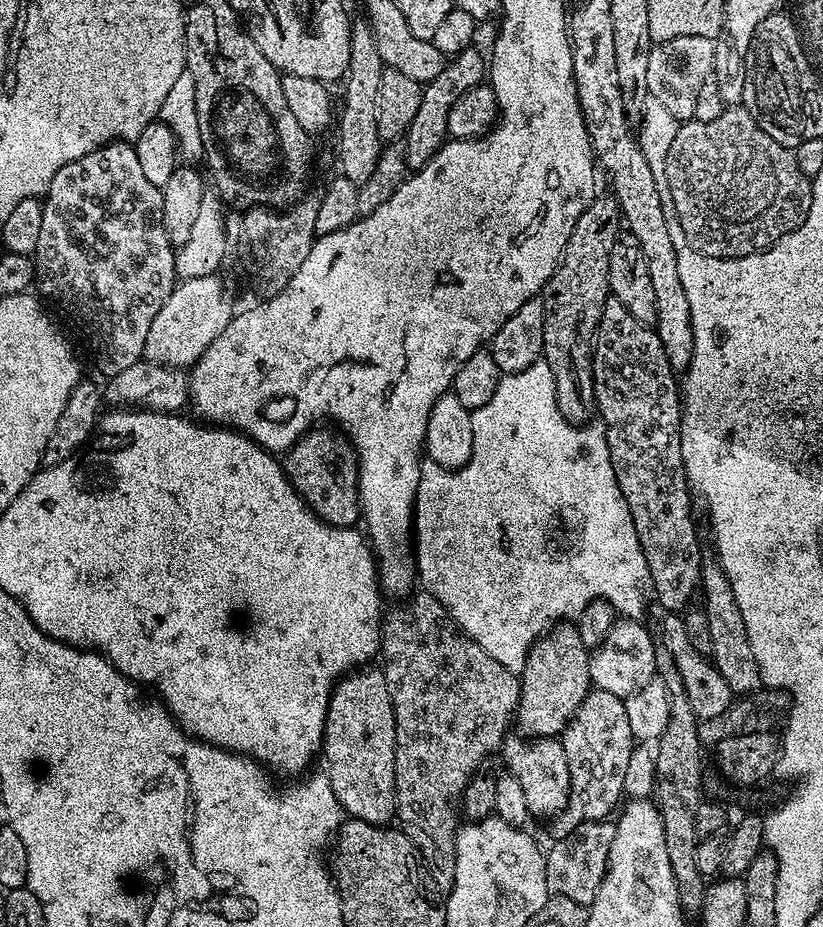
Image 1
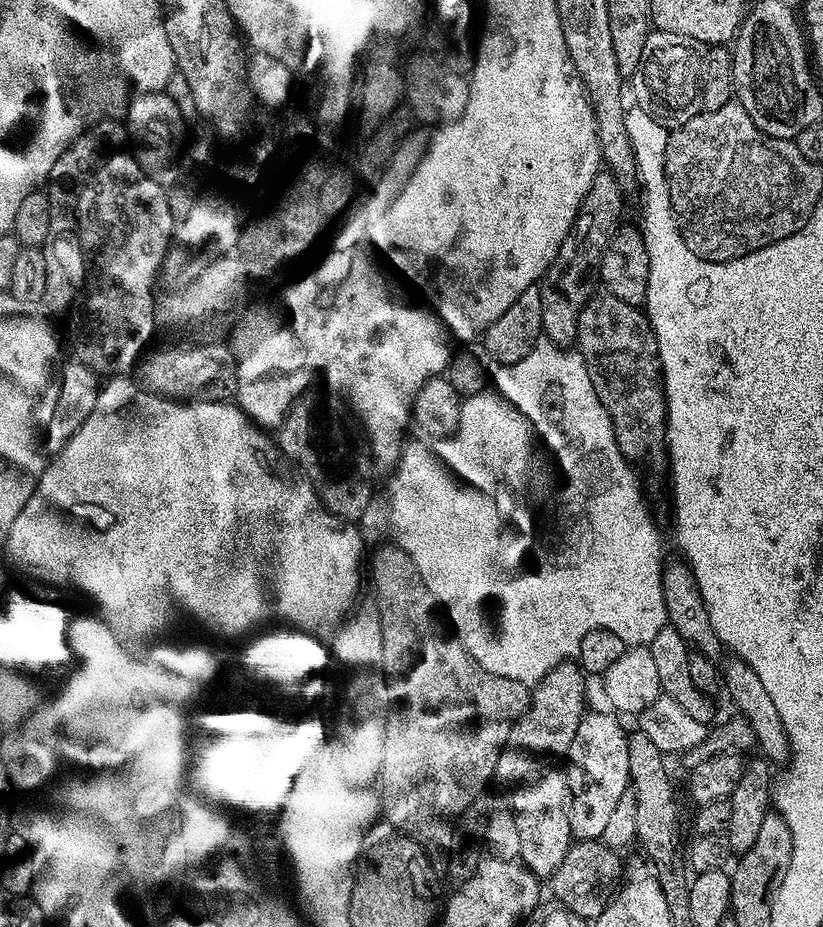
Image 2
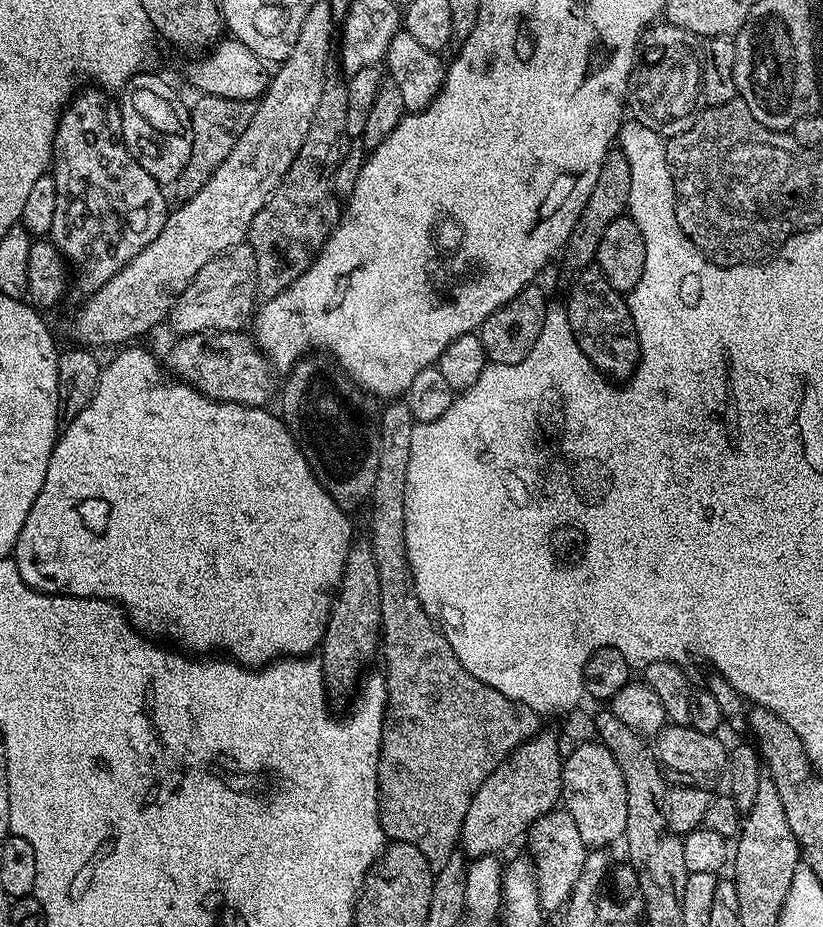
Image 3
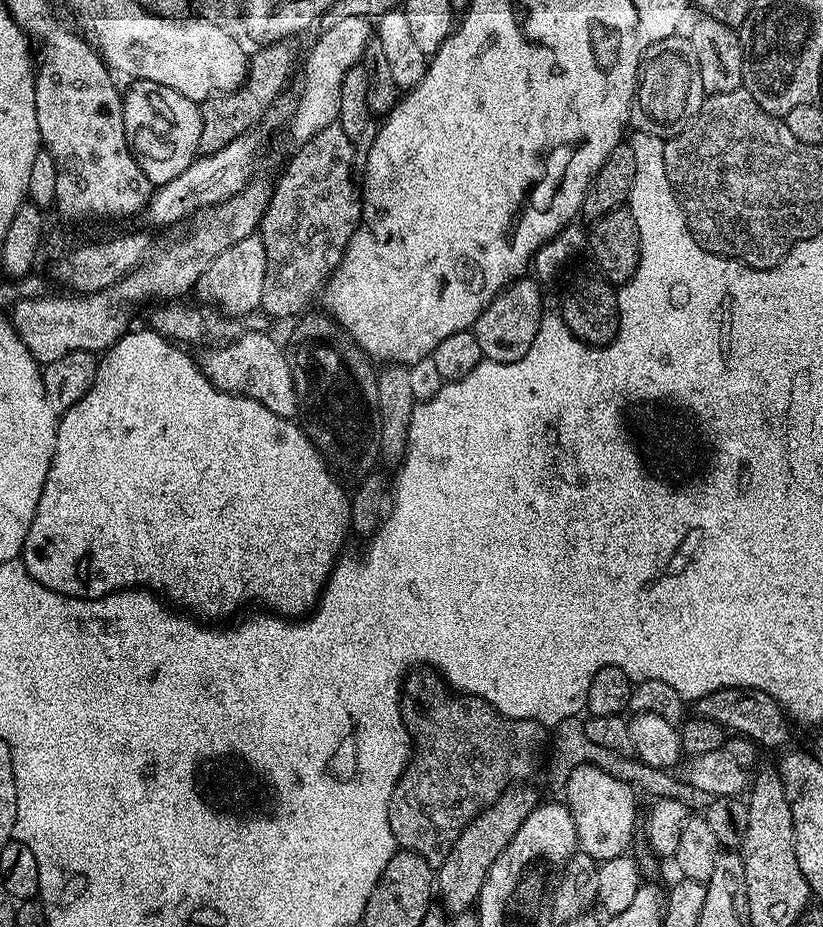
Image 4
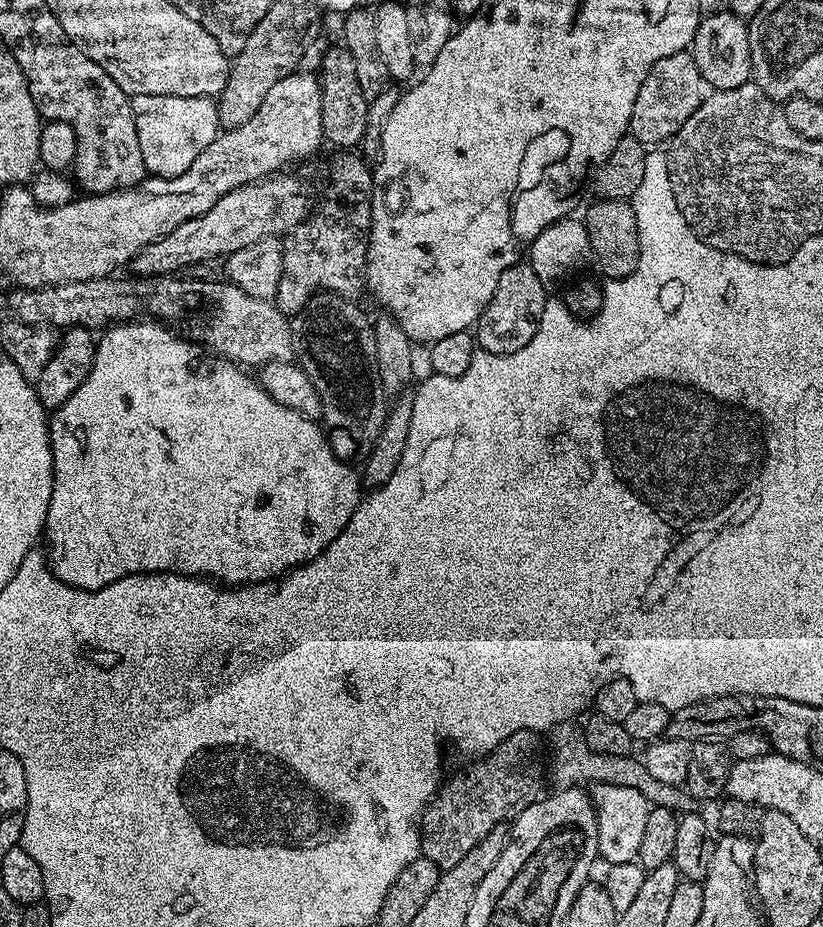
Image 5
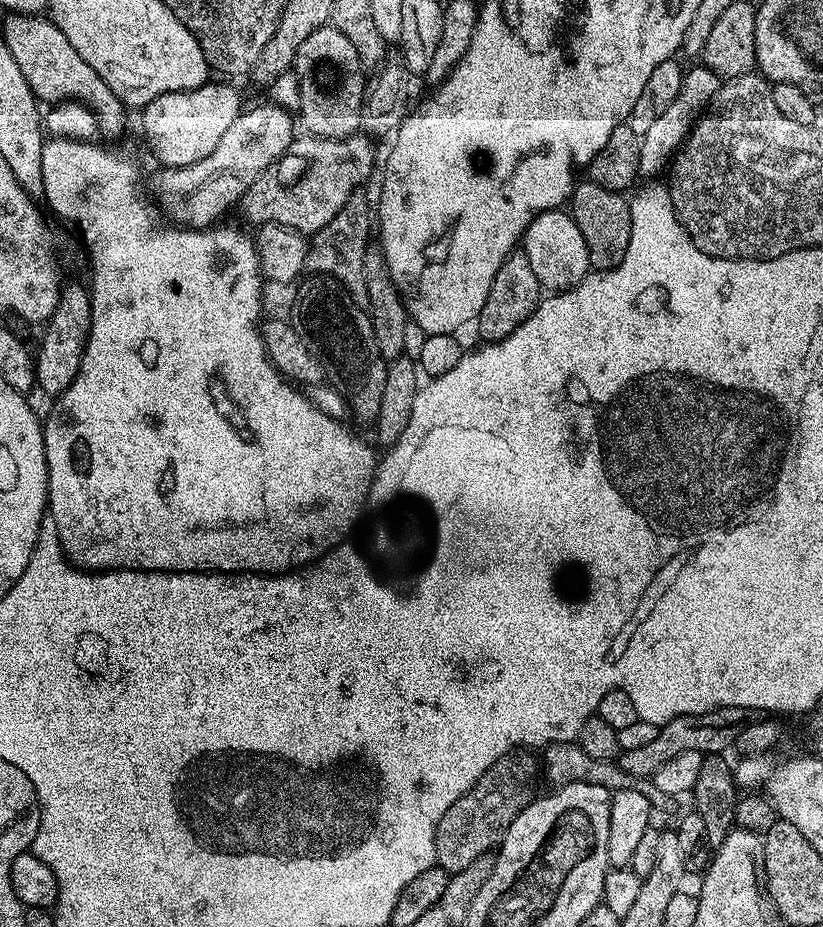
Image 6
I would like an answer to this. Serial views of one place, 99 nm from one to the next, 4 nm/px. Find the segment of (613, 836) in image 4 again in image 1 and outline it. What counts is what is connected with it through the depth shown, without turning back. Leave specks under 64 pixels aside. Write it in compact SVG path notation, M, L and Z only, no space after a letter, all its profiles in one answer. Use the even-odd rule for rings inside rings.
M589 691L588 697L584 699L582 706L578 706L564 729L562 743L566 750L566 762L570 762L572 789L568 795L567 806L551 821L557 837L570 834L580 823L587 820L611 817L625 795L624 783L634 747L634 737L630 722L626 718L624 700L609 692Z

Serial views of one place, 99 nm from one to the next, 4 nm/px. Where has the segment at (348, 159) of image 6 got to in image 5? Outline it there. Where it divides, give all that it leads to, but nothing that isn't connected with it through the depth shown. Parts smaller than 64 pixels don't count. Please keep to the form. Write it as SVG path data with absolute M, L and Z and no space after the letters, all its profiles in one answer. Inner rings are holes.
M281 170L263 180L243 184L226 194L206 214L184 222L170 234L147 244L130 261L130 268L140 278L159 278L176 274L179 268L204 264L207 260L226 258L262 238L280 238L292 232L312 215L318 204L316 188L304 176L295 176L292 170Z

